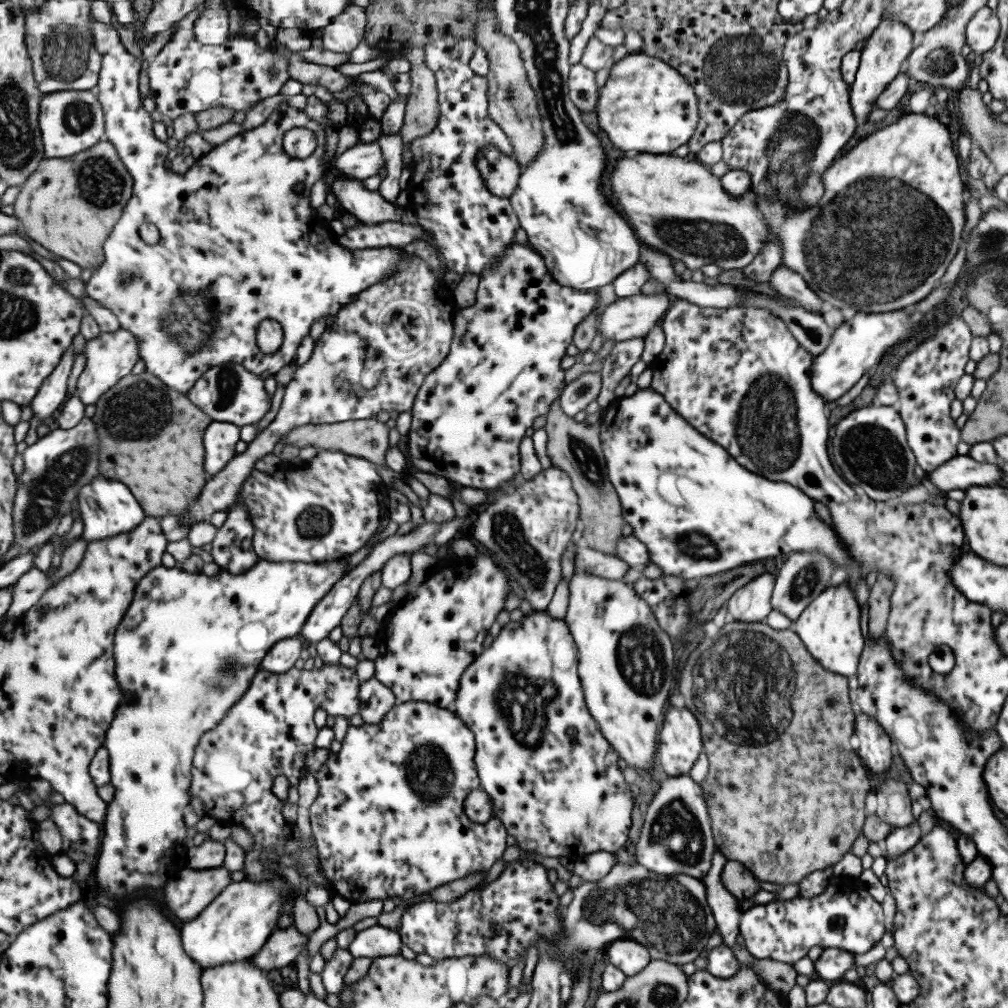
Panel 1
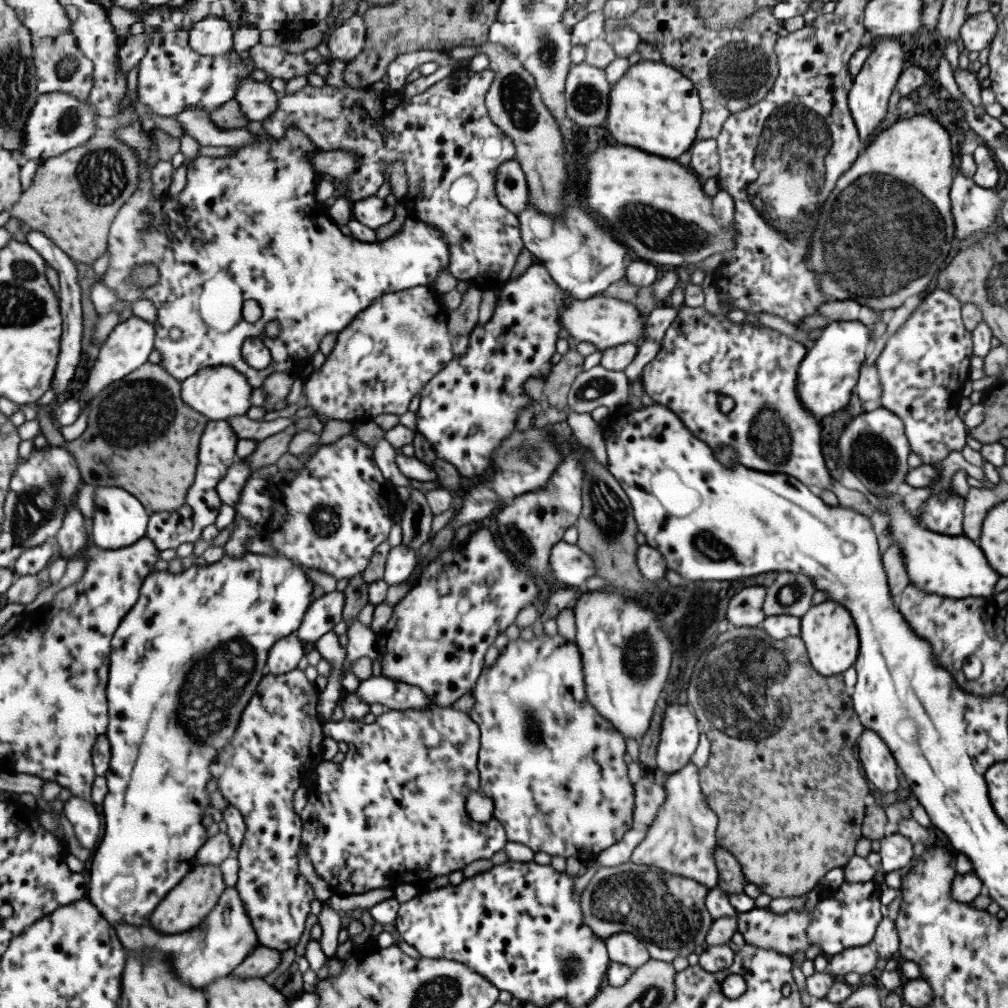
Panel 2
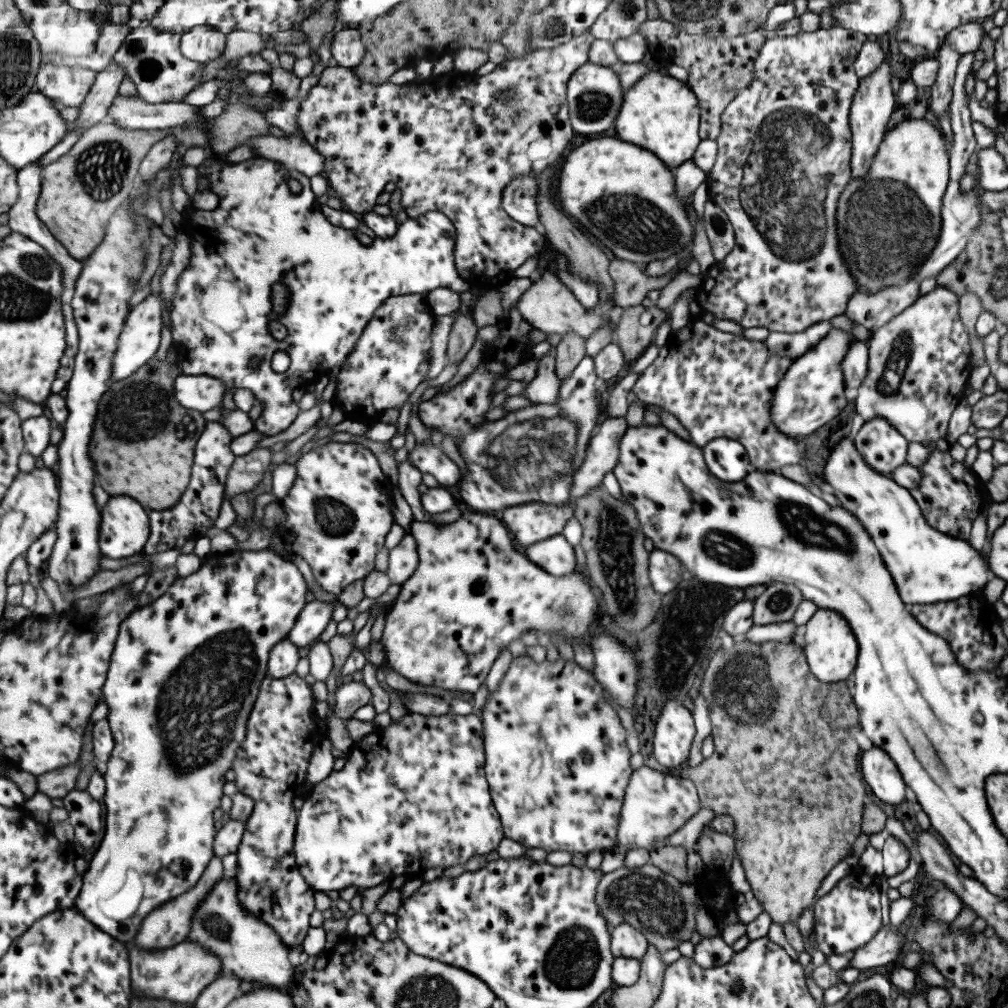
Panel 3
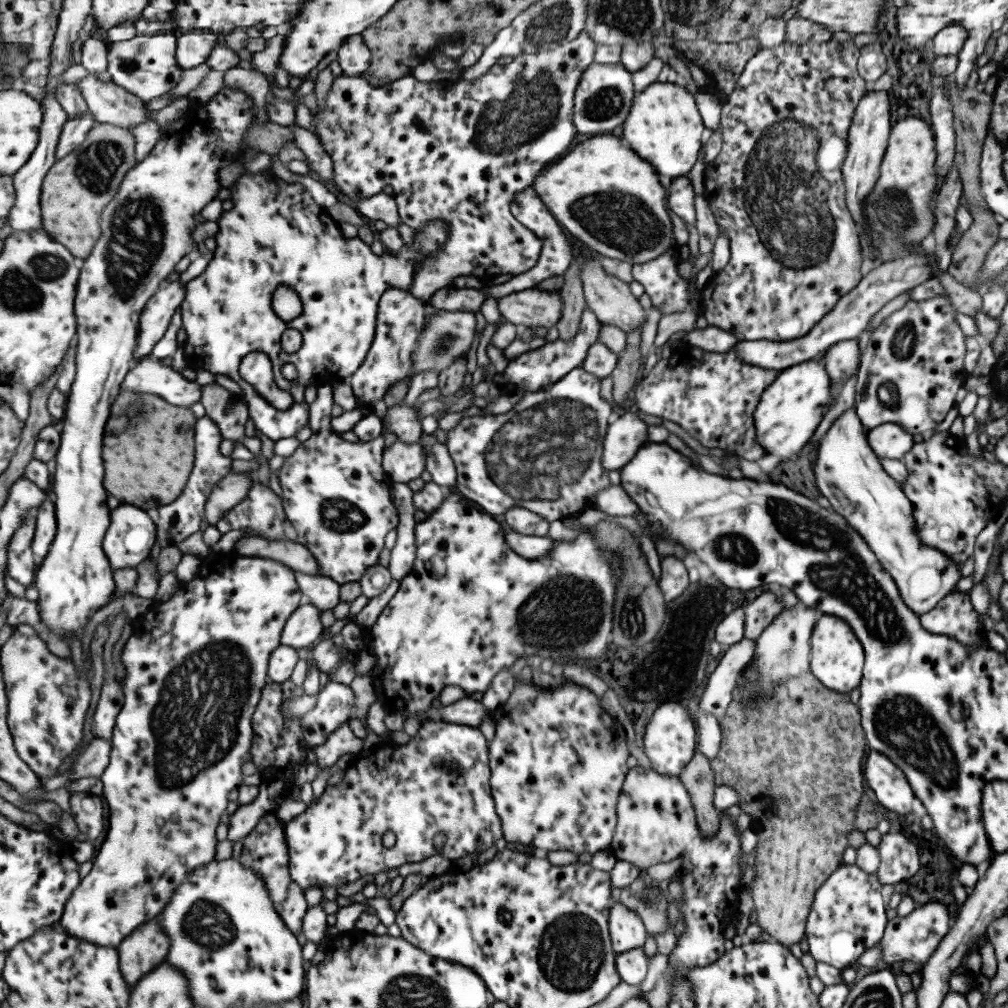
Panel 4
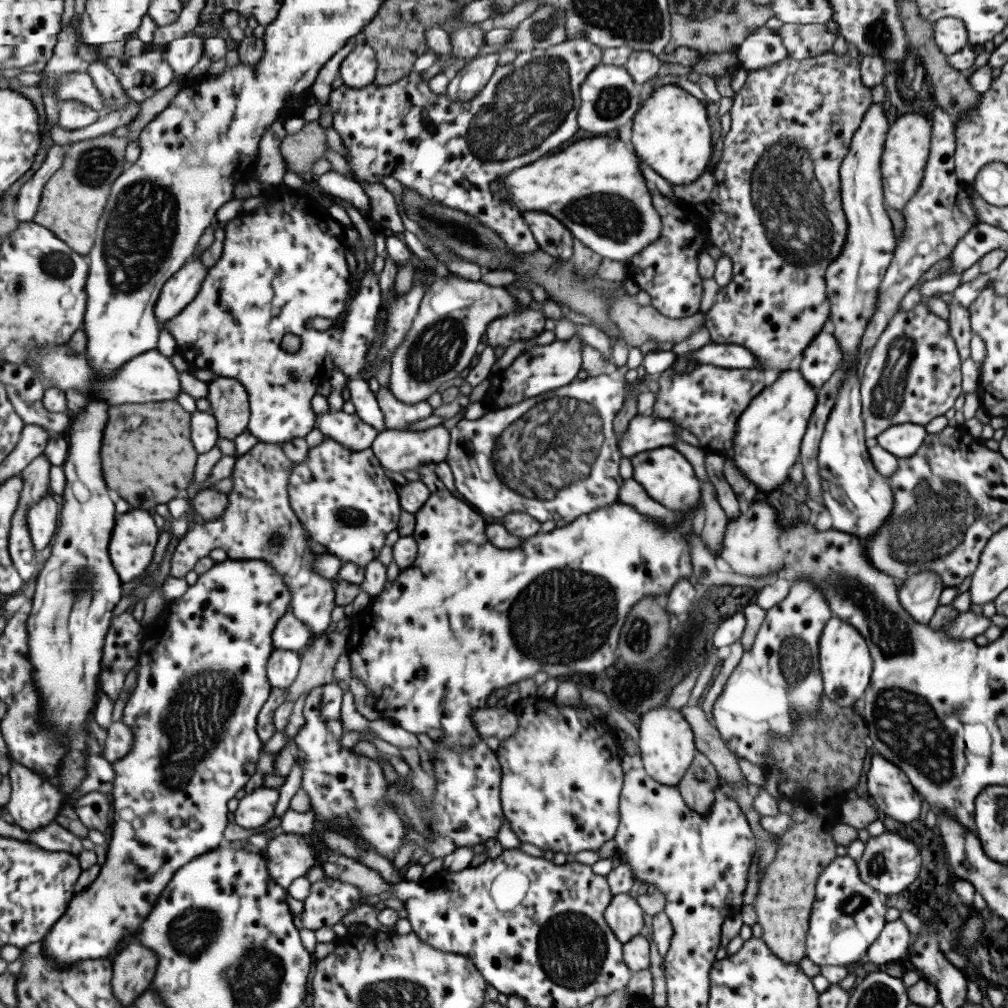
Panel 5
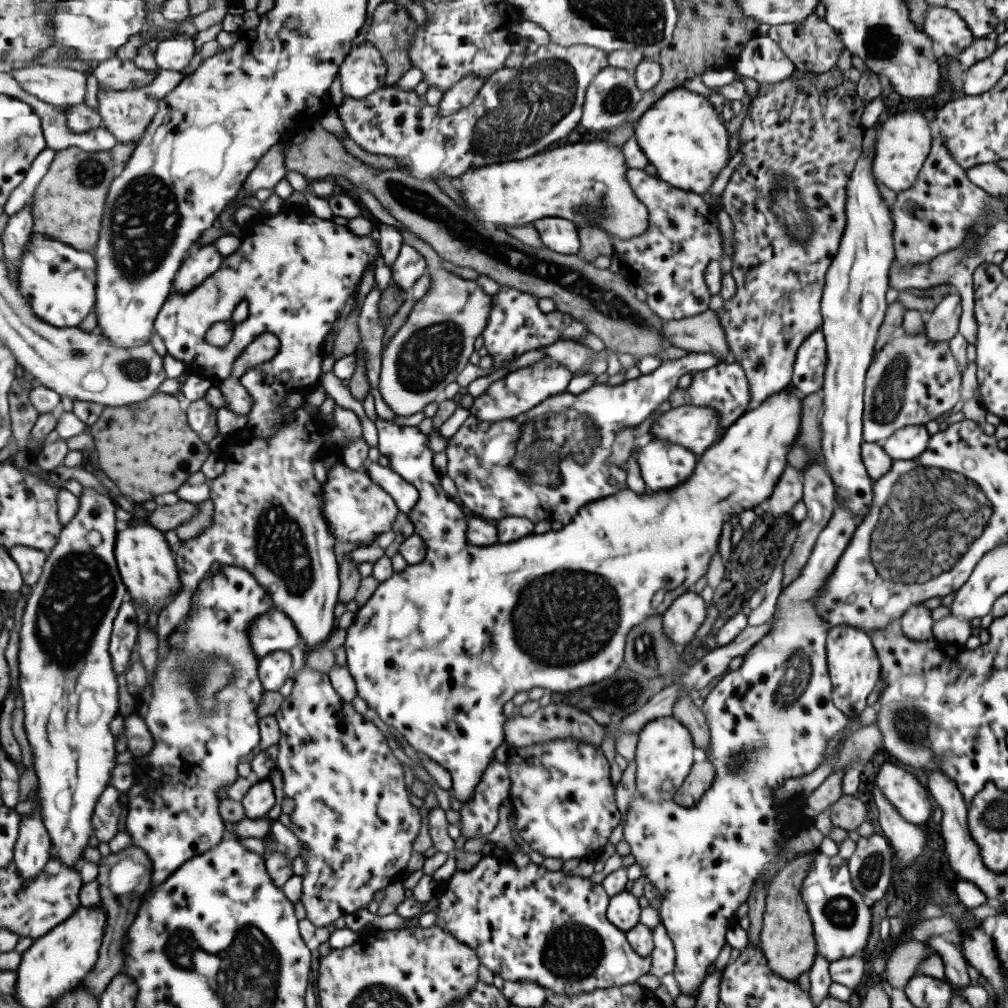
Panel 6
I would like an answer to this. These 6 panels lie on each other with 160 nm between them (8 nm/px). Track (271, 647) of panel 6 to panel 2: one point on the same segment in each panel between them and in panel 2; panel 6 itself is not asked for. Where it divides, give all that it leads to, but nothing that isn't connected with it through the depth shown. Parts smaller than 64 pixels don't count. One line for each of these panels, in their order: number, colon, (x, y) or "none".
2: (325, 612)
3: (313, 618)
4: (302, 629)
5: (290, 634)

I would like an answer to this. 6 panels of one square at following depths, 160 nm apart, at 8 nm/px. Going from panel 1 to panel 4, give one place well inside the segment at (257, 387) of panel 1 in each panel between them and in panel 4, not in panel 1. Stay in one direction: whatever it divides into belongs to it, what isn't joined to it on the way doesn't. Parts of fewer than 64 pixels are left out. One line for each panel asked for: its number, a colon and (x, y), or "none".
2: (217, 393)
3: (203, 392)
4: (149, 376)

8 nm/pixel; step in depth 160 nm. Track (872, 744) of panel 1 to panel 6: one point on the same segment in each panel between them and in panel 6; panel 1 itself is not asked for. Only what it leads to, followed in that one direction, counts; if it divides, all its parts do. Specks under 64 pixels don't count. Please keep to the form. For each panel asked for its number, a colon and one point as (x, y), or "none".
2: (879, 767)
3: (880, 773)
4: (889, 785)
5: (894, 796)
6: (905, 794)

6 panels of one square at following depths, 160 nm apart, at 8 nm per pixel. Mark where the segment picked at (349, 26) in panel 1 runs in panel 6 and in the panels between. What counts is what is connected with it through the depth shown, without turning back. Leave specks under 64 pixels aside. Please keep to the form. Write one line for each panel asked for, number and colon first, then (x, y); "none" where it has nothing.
2: (344, 42)
3: (347, 50)
4: (353, 57)
5: (357, 69)
6: (362, 71)

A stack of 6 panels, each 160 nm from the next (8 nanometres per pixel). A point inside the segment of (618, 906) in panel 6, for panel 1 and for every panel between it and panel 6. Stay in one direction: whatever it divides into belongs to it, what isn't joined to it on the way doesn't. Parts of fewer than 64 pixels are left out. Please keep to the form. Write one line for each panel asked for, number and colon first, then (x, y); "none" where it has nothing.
1: (628, 956)
2: (623, 948)
3: (625, 941)
4: (626, 931)
5: (623, 916)

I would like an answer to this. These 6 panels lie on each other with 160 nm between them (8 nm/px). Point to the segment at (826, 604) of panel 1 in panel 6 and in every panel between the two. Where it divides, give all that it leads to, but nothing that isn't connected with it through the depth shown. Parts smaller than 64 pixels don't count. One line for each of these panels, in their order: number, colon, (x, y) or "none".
2: (829, 637)
3: (830, 649)
4: (836, 658)
5: (845, 665)
6: (853, 667)

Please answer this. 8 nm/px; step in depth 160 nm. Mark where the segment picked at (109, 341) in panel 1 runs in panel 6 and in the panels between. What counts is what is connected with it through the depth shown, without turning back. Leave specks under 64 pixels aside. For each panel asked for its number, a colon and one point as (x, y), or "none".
2: (128, 348)
3: (141, 338)
4: (156, 317)
5: (177, 293)
6: (203, 261)

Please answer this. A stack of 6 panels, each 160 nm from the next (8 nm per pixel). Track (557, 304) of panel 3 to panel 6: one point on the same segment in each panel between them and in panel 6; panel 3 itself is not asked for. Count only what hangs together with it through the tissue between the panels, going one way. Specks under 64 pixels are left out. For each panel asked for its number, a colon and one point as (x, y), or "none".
4: (533, 307)
5: (453, 313)
6: (427, 352)

